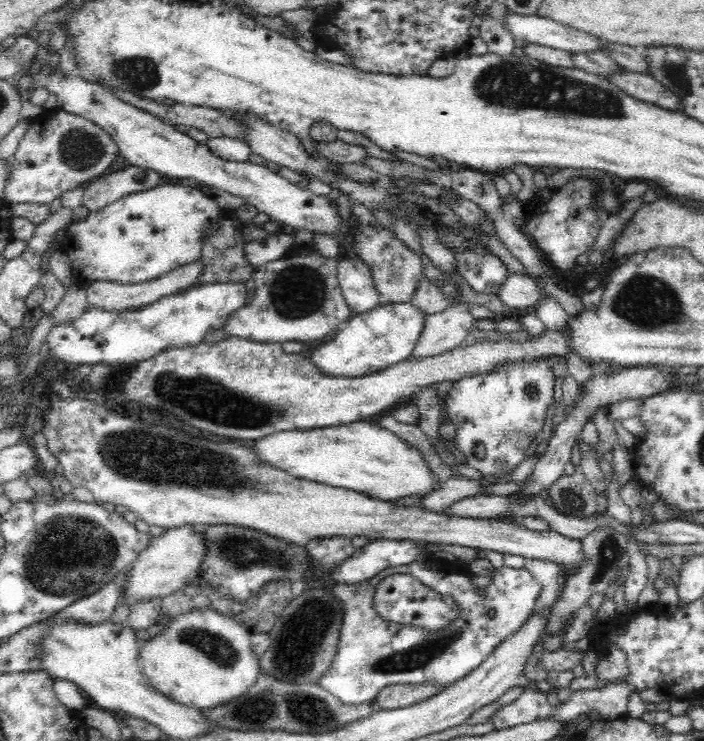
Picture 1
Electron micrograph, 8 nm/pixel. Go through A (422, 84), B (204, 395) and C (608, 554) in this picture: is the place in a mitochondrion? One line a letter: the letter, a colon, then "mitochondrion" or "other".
A: other
B: mitochondrion
C: mitochondrion

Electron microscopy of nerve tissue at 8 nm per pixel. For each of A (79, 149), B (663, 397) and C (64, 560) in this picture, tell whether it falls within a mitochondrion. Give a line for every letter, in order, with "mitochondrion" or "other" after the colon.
A: mitochondrion
B: other
C: mitochondrion

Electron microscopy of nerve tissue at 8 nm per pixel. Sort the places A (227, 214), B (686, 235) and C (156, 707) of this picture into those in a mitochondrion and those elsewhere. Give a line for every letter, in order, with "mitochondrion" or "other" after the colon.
A: other
B: other
C: other

